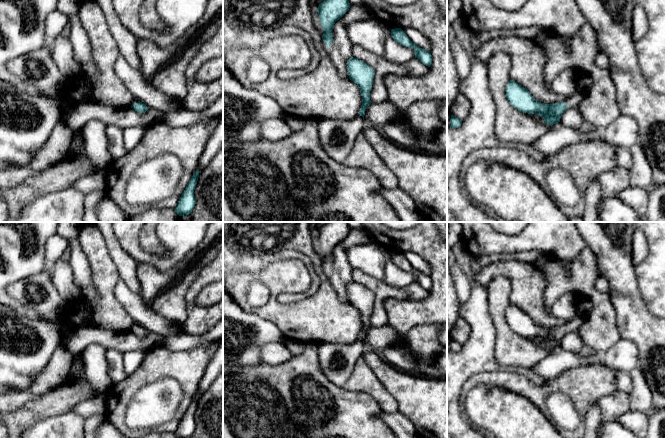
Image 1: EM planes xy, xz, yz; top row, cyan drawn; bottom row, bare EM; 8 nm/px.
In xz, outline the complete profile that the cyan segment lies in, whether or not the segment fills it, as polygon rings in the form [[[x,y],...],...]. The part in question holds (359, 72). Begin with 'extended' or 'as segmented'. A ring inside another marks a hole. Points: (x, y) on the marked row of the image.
extended; [[[353,56],[347,61],[347,71],[349,79],[359,87],[362,96],[359,115],[351,121],[318,120],[321,145],[332,159],[342,164],[350,155],[356,138],[367,126],[364,116],[367,107],[372,103],[369,95],[375,74],[372,67]]]

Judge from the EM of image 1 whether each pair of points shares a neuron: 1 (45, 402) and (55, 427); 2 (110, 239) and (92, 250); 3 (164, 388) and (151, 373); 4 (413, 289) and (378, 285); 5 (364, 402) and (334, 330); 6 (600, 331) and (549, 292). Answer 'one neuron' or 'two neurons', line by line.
1: two neurons
2: two neurons
3: two neurons
4: one neuron
5: two neurons
6: one neuron

